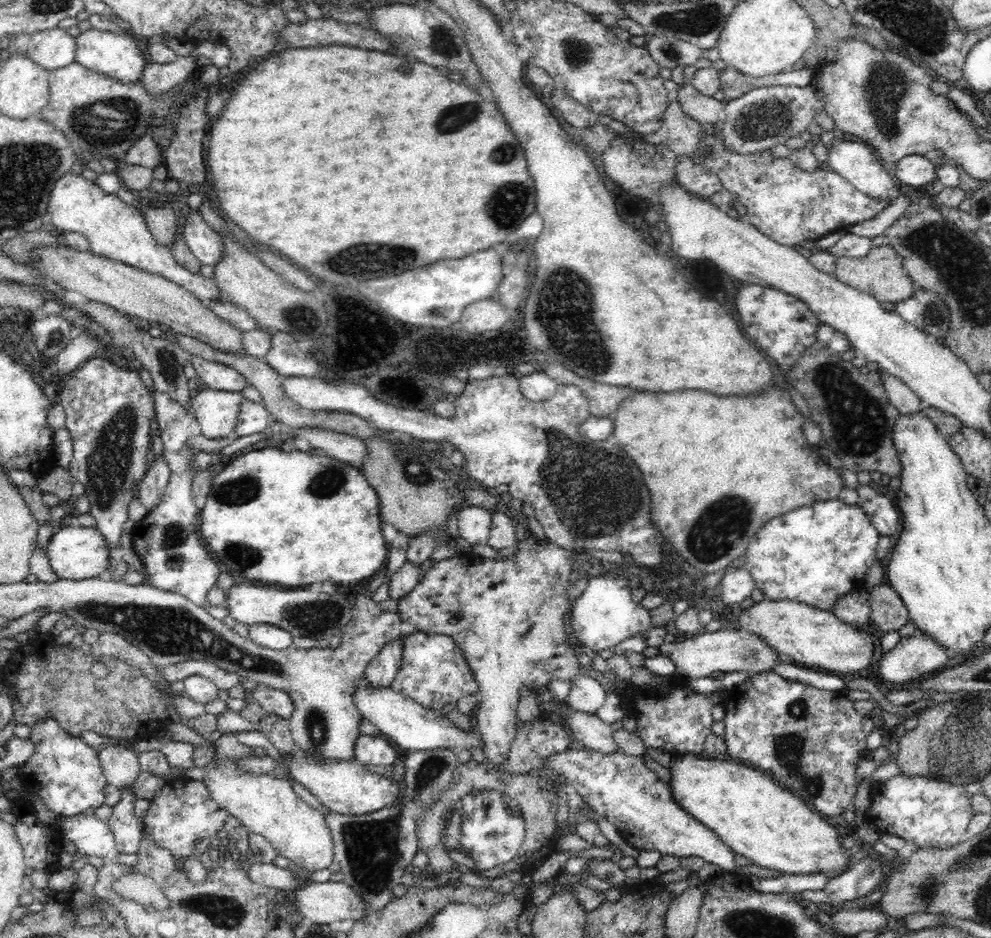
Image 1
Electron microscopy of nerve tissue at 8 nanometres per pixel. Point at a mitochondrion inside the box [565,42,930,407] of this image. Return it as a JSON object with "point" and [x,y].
{"point":[886,85]}

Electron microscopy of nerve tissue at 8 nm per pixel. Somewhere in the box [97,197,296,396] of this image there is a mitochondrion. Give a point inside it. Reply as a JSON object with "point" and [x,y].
{"point":[168,368]}

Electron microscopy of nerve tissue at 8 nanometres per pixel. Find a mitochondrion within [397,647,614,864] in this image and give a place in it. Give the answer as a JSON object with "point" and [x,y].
{"point":[435,765]}

